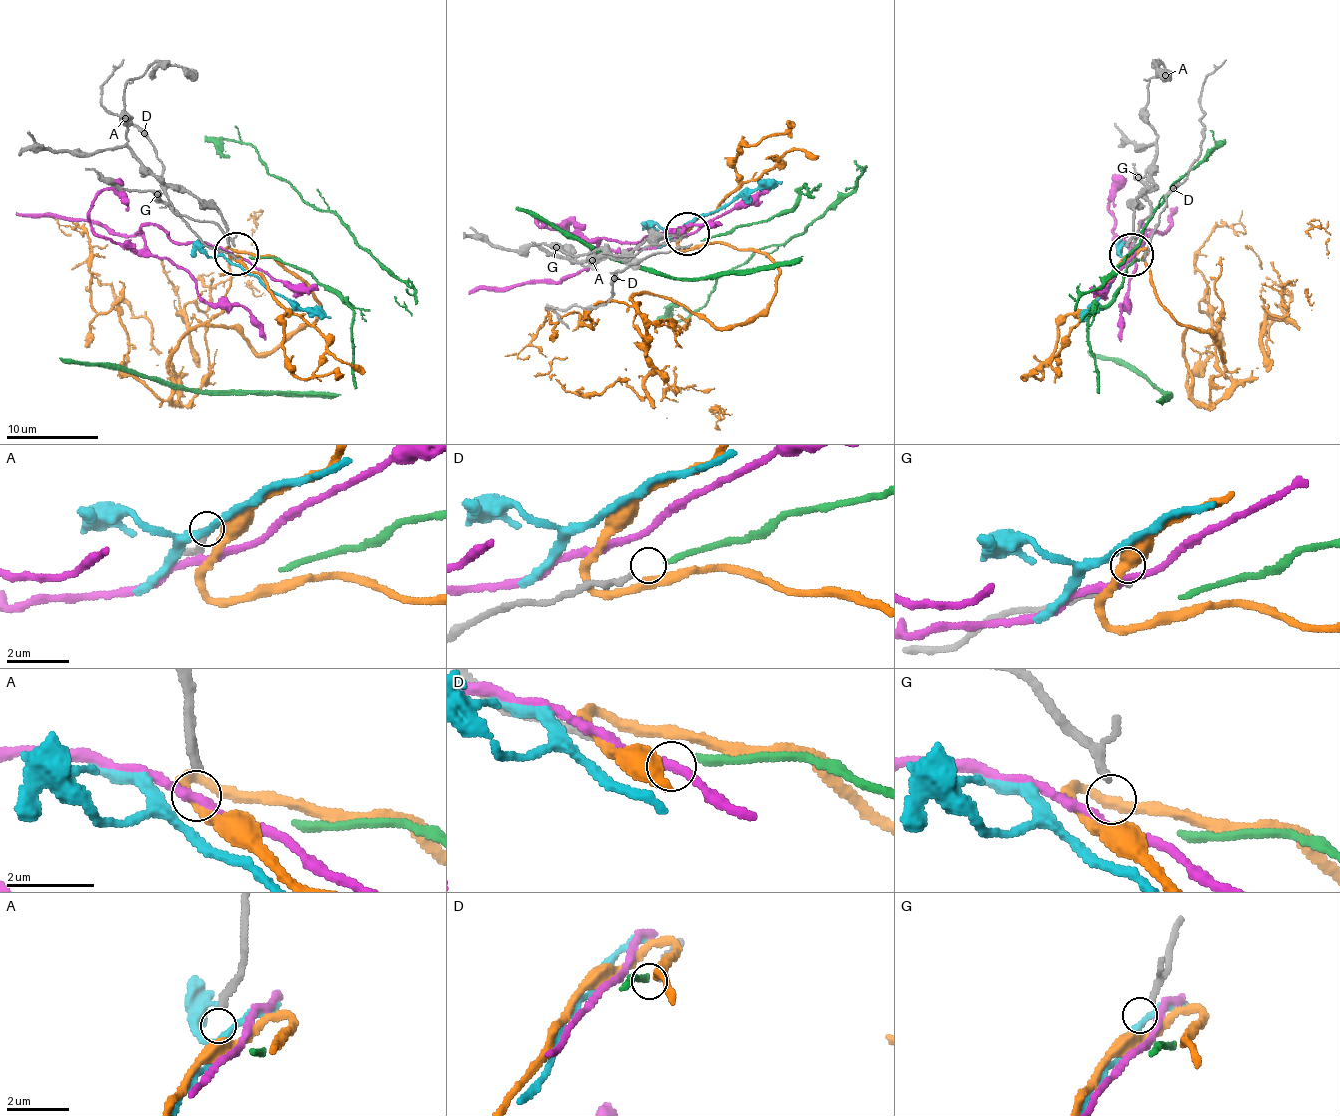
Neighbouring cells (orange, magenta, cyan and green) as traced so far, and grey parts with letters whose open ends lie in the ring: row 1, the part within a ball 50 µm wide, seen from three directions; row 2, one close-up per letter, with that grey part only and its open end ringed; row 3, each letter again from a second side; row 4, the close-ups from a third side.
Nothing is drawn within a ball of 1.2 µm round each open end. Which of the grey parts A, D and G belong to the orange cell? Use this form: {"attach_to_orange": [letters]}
{"attach_to_orange": ["G"]}

